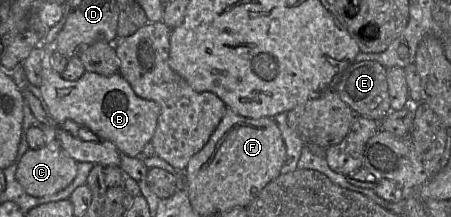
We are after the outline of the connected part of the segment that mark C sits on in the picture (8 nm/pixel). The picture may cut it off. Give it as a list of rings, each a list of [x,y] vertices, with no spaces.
[[[44,146],[26,151],[18,164],[16,179],[27,194],[44,197],[68,187],[77,171],[78,162],[63,149],[51,150]]]

